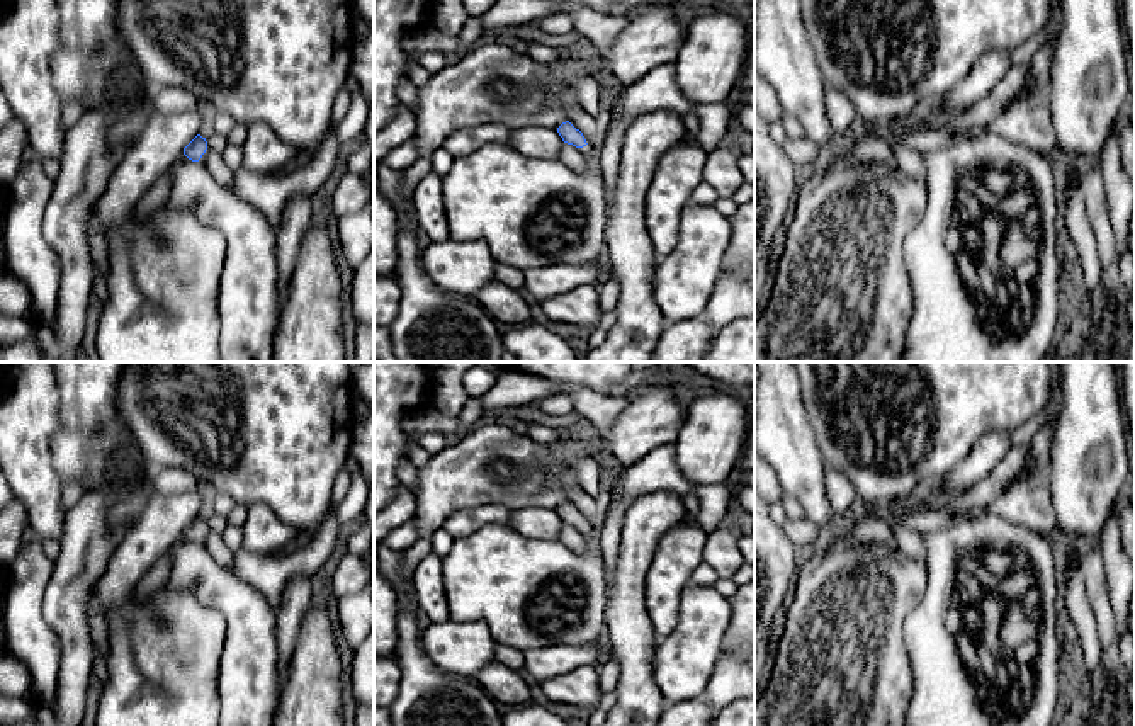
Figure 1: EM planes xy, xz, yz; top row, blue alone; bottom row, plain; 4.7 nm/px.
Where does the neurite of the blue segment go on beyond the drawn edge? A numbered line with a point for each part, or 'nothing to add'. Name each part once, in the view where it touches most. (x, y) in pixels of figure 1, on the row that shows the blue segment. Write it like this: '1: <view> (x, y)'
1: xz (530, 211)

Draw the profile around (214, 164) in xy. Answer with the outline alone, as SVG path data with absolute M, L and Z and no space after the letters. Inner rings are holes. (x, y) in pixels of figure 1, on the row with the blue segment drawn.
M206 150L204 156L206 156L204 165L214 177L214 180L236 194L234 170L224 163L221 153Z

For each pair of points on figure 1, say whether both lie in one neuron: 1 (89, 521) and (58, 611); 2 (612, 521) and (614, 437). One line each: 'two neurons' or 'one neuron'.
1: one neuron
2: two neurons

